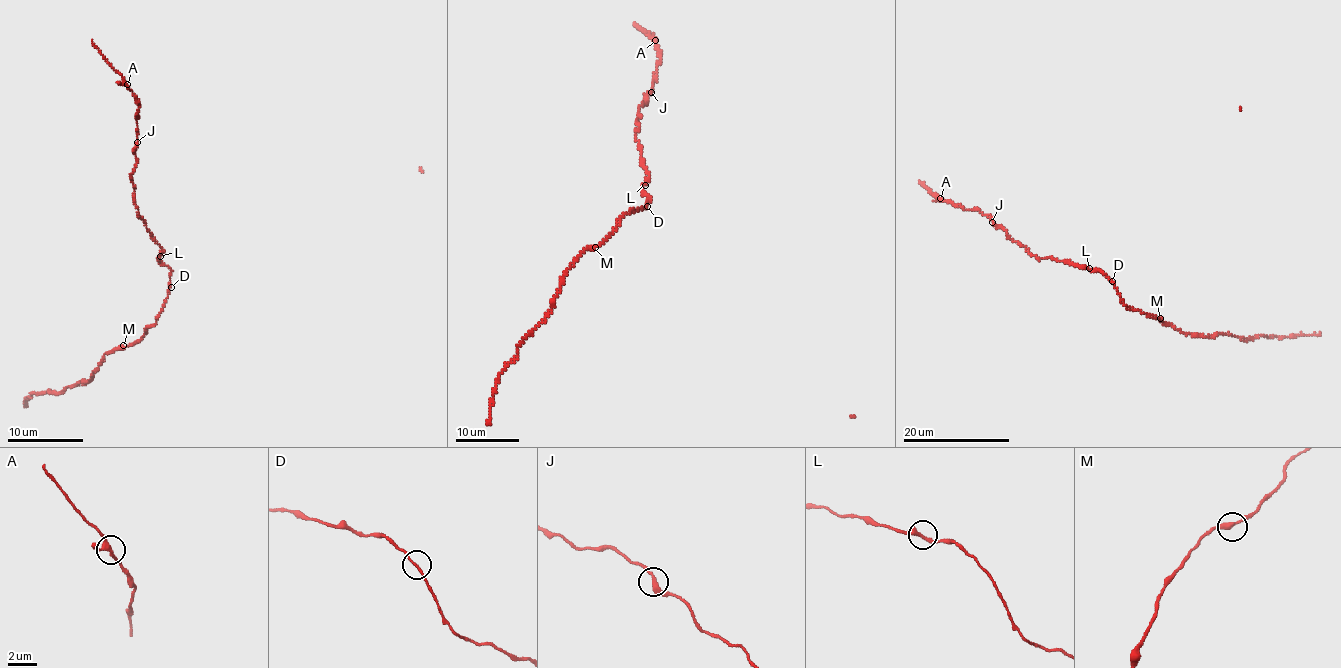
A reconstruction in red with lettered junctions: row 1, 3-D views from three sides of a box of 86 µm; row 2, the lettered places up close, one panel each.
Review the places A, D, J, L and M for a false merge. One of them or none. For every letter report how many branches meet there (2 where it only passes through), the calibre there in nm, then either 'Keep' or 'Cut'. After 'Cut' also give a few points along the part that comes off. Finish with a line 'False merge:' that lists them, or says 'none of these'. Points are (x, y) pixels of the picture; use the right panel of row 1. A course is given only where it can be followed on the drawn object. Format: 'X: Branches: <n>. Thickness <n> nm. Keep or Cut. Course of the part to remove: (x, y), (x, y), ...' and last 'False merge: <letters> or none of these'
A: Branches: 3. Thickness 240 nm. Keep
D: Branches: 2. Thickness 150 nm. Keep
J: Branches: 2. Thickness 280 nm. Keep
L: Branches: 2. Thickness 340 nm. Keep
M: Branches: 2. Thickness 320 nm. Keep
False merge: none of these

